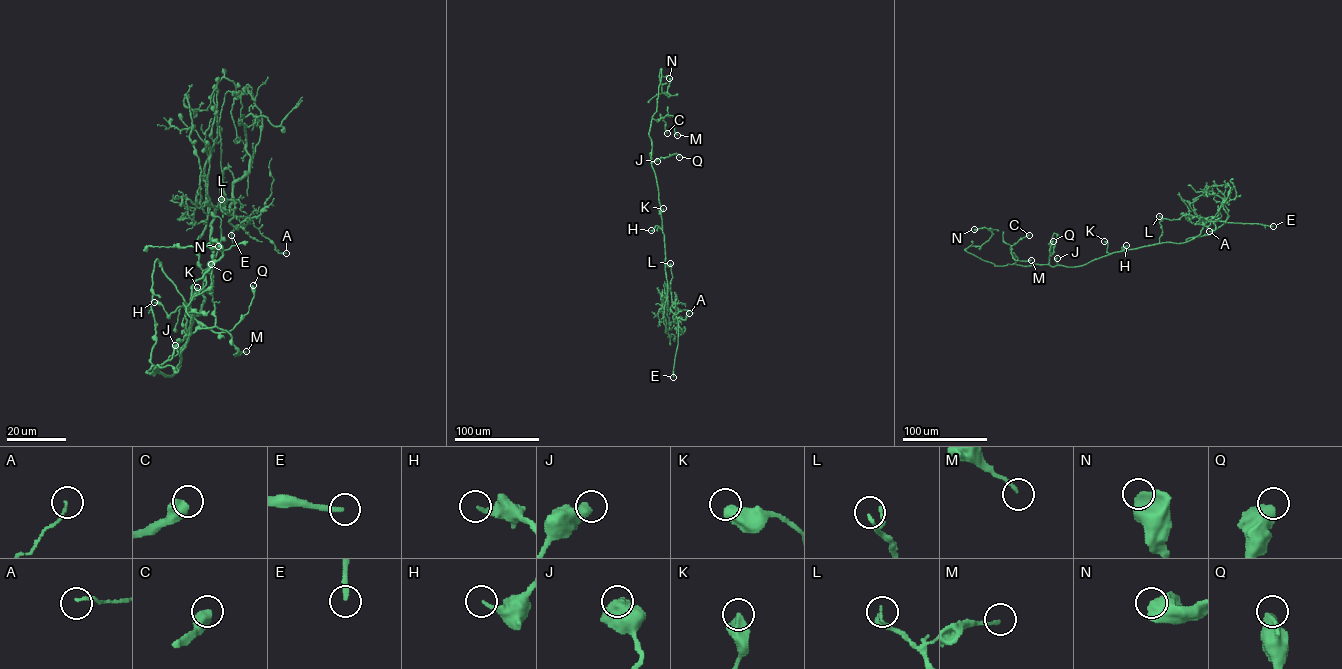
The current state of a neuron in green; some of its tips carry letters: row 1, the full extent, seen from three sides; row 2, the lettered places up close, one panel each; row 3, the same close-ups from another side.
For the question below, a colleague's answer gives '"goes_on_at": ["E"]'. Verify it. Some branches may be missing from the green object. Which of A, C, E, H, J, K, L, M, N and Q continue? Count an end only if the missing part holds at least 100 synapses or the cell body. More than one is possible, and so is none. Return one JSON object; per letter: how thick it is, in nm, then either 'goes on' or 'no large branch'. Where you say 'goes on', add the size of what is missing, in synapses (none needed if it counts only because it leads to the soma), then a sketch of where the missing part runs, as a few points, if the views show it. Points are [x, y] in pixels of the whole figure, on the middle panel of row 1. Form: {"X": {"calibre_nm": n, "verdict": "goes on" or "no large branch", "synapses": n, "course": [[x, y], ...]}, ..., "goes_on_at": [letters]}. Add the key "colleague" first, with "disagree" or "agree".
{"colleague": "agree", "A": {"calibre_nm": 110, "verdict": "no large branch"}, "C": {"calibre_nm": 600, "verdict": "no large branch"}, "E": {"calibre_nm": 260, "verdict": "goes on", "course": [[673, 377], [673, 397], [679, 432]]}, "H": {"calibre_nm": 200, "verdict": "no large branch"}, "J": {"calibre_nm": 550, "verdict": "no large branch"}, "K": {"calibre_nm": 550, "verdict": "no large branch"}, "L": {"calibre_nm": 130, "verdict": "no large branch"}, "M": {"calibre_nm": 130, "verdict": "no large branch"}, "N": {"calibre_nm": 600, "verdict": "no large branch"}, "Q": {"calibre_nm": 550, "verdict": "no large branch"}, "goes_on_at": ["E"]}

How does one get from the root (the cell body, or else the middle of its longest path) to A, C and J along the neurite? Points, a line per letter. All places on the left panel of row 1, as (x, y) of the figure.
A: (183, 348), (203, 291), (211, 293), (210, 230), (217, 208), (251, 220), (286, 253)
C: (183, 348), (172, 375), (153, 374), (155, 366), (147, 371), (169, 360), (187, 333), (186, 308), (211, 264)
J: (183, 348), (178, 368), (172, 375), (160, 373), (158, 368), (177, 353), (175, 345)

